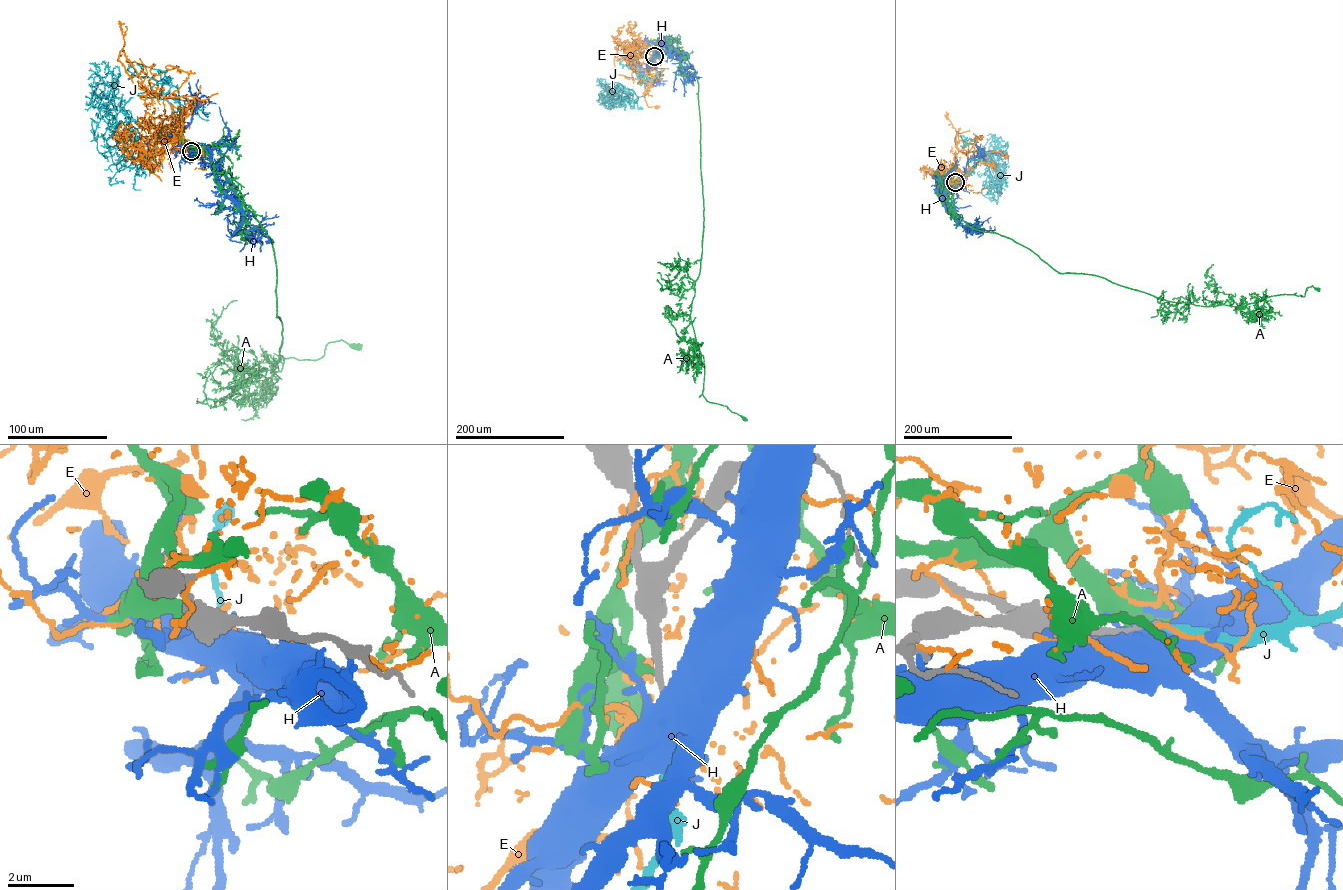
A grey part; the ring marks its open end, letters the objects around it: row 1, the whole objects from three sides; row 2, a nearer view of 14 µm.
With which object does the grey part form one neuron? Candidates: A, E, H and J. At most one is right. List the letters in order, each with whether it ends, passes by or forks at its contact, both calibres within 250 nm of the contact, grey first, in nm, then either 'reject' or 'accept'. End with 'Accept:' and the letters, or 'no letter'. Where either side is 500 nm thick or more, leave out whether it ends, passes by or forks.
A: it ends | 340/170 nm | reject
E: it ends | 240/110 nm | reject
H: 280/550 nm | reject
J: it ends | 240/260 nm | accept
Accept: J

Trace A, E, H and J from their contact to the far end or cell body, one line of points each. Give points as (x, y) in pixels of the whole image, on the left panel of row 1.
A: (191, 151), (272, 240), (282, 342), (276, 367), (257, 376), (280, 371), (280, 356), (357, 346)
E: (191, 151), (190, 146), (182, 145), (181, 126), (175, 127), (188, 100), (172, 94), (178, 99), (196, 102)
H: (191, 151), (207, 152), (209, 155), (218, 187), (241, 211), (239, 231), (259, 227), (269, 240), (267, 243)
J: (191, 151), (183, 147), (178, 120), (186, 108), (173, 98), (137, 94), (161, 99), (167, 81)

